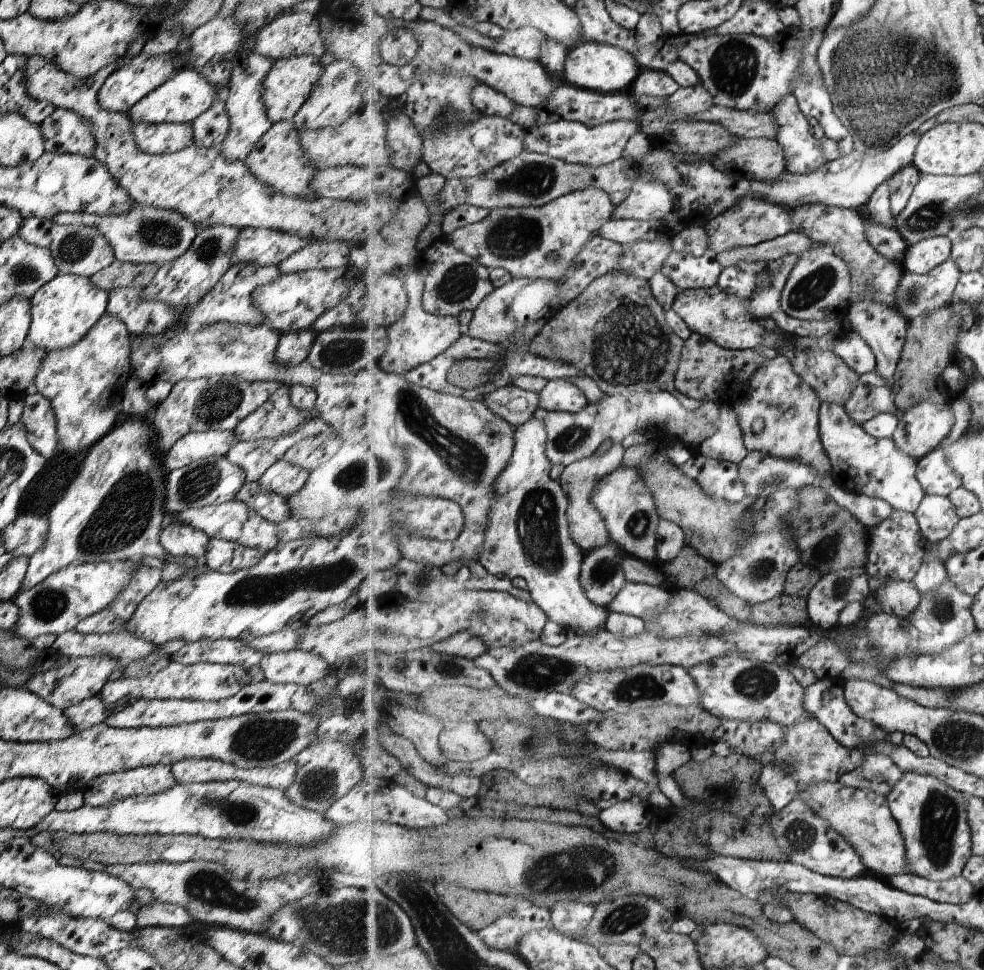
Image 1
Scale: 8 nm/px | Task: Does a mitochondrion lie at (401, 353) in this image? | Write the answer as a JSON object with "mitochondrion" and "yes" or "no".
{"mitochondrion":"no"}

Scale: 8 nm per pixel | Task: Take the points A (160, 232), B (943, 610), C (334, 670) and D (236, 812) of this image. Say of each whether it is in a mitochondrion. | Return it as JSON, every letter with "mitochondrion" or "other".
{"A":"mitochondrion","B":"mitochondrion","C":"other","D":"mitochondrion"}

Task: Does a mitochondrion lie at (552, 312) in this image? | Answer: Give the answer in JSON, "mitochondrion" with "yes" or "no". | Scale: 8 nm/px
{"mitochondrion":"no"}

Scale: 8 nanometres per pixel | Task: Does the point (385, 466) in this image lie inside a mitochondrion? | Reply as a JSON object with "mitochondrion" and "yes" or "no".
{"mitochondrion":"yes"}

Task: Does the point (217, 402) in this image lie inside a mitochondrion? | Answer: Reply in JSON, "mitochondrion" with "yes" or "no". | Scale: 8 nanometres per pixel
{"mitochondrion":"yes"}

